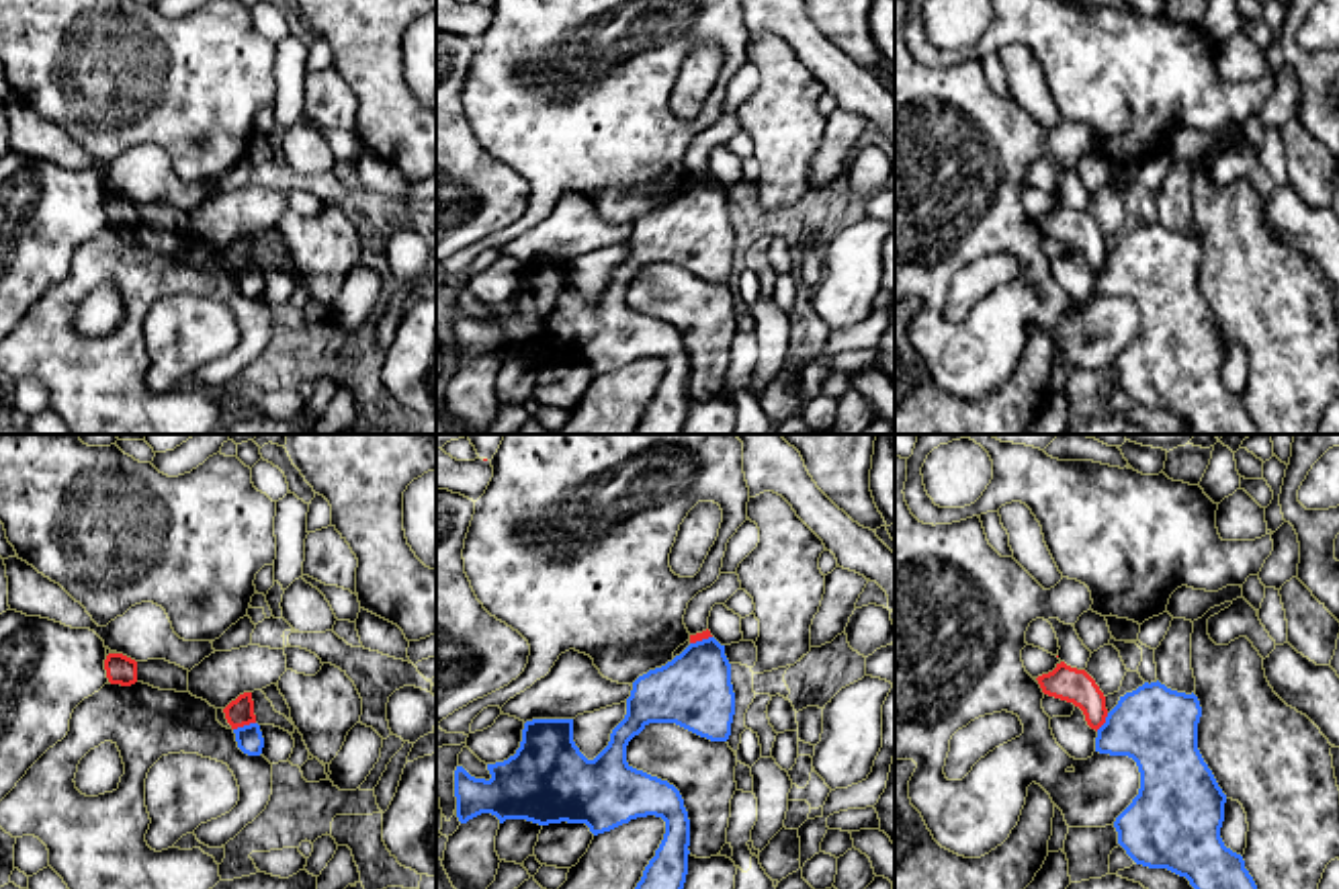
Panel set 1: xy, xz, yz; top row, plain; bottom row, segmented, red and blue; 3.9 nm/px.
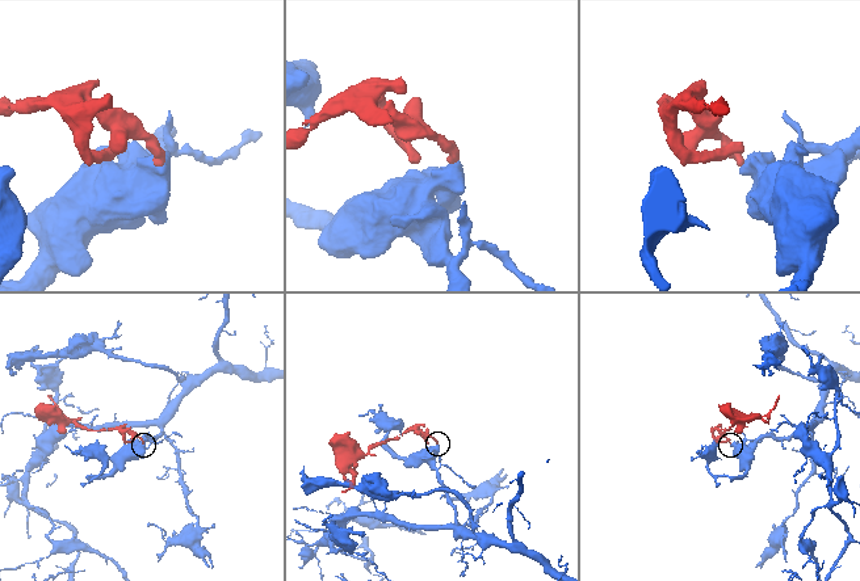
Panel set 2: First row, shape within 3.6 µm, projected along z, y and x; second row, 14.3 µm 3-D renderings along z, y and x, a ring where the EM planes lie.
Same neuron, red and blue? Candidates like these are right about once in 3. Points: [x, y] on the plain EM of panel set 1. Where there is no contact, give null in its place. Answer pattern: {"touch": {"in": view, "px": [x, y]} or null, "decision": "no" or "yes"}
{"touch": {"in": "xy", "px": [244, 265]}, "decision": "no"}

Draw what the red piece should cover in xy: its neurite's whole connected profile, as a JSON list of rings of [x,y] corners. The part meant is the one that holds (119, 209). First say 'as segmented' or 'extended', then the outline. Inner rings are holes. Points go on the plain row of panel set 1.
as segmented; [[[109,195],[104,211],[111,225],[131,227],[137,223],[137,203],[123,195]]]

